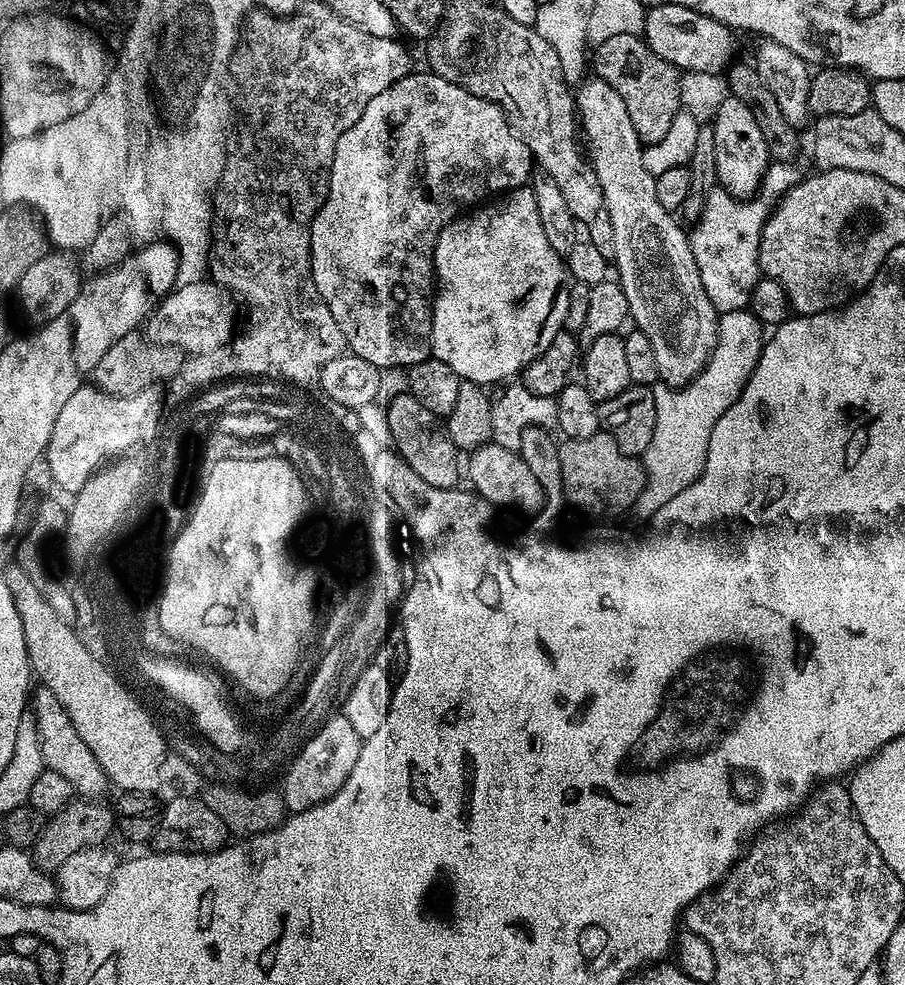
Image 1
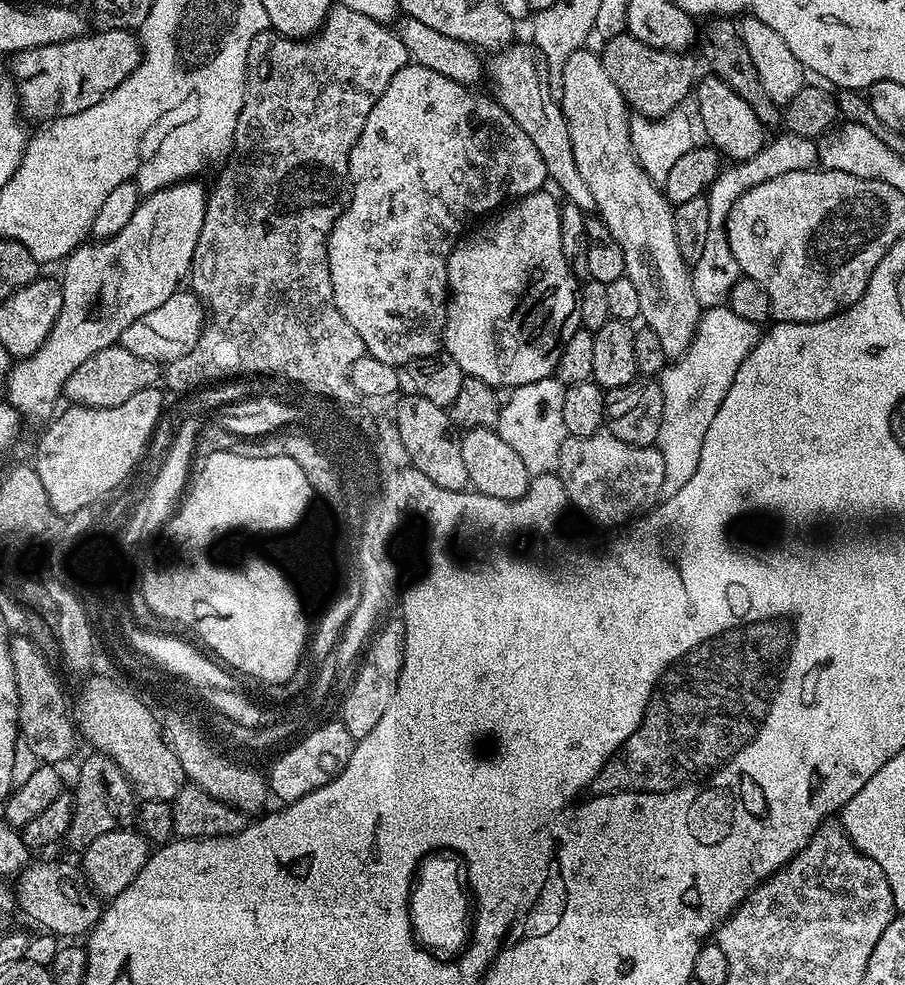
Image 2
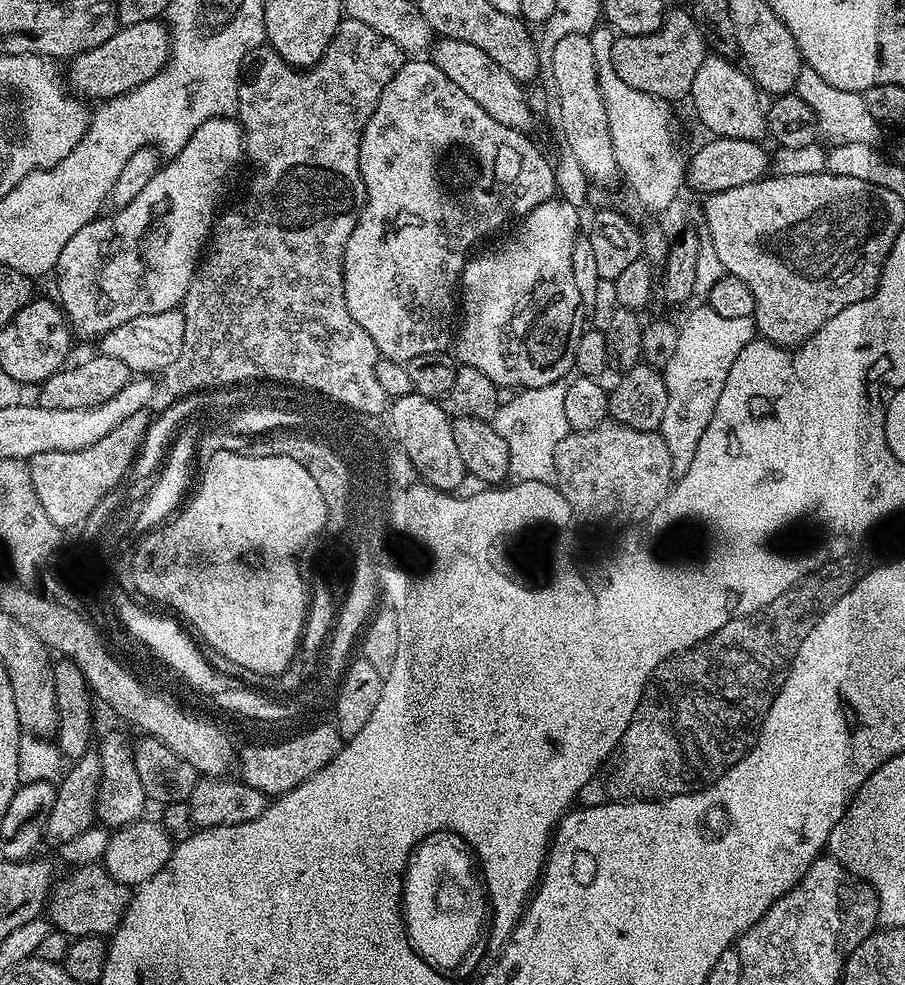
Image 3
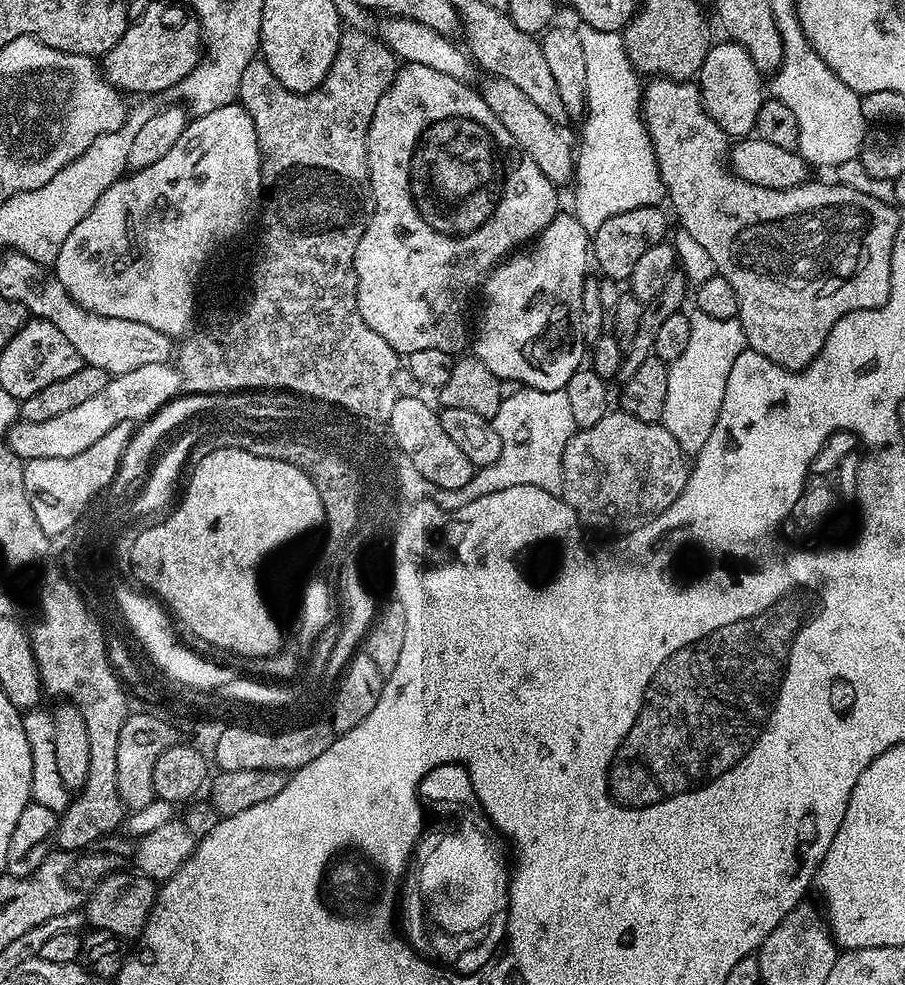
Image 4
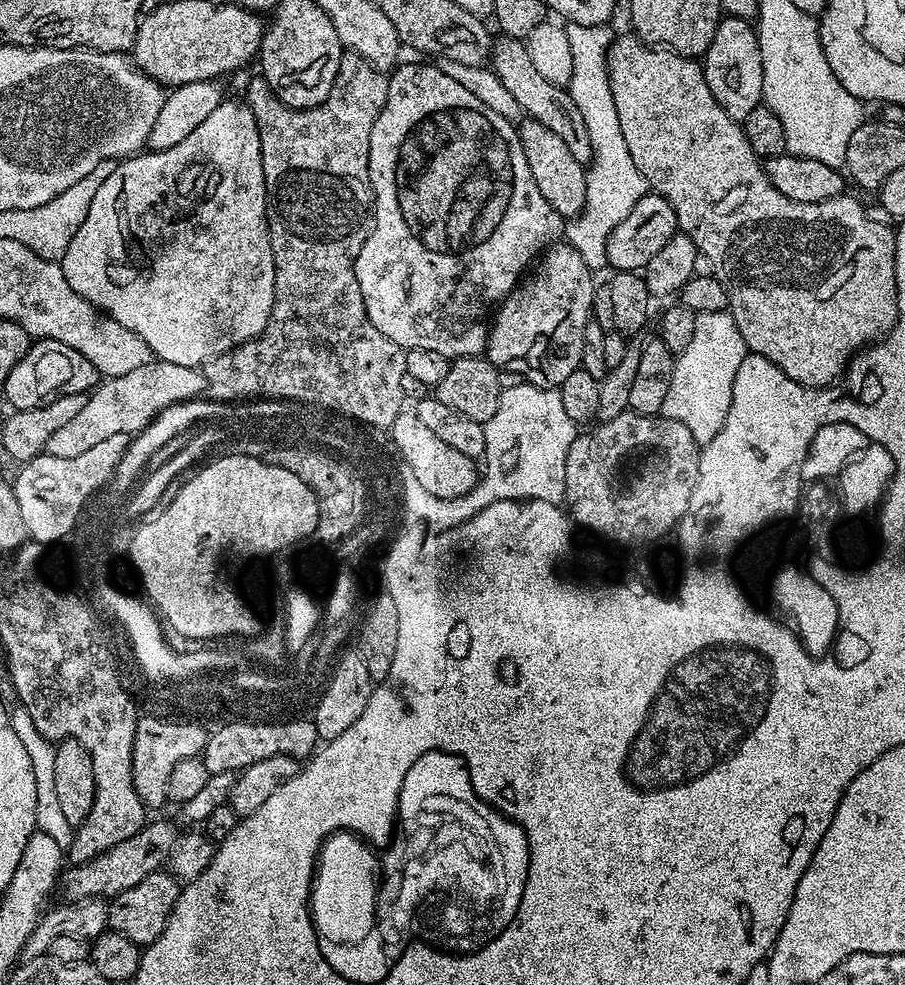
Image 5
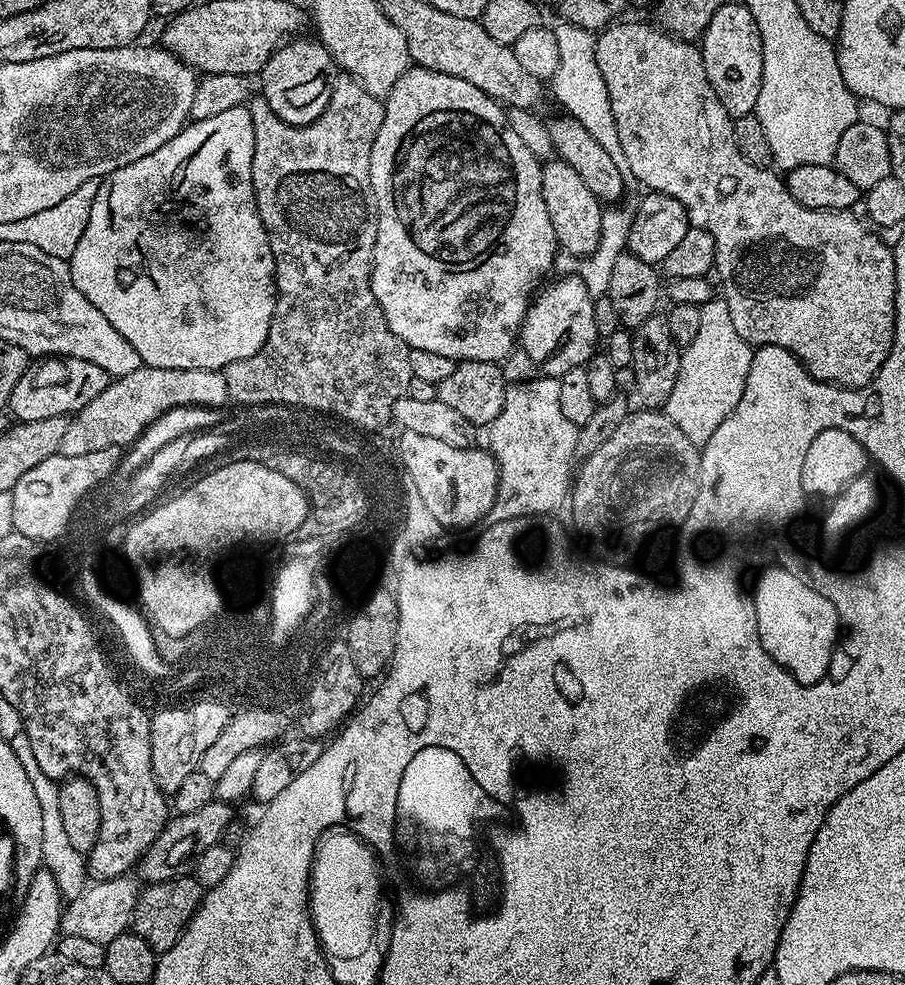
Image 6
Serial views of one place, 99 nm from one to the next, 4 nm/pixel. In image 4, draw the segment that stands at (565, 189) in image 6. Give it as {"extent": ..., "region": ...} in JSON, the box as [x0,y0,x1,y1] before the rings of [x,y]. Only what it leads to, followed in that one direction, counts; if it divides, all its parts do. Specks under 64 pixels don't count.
{"extent":[479,78,576,186],"region":[[[488,78],[484,85],[479,85],[480,97],[490,106],[490,114],[510,130],[510,138],[524,153],[527,163],[538,166],[542,174],[550,183],[563,186],[564,183],[573,179],[576,170],[576,157],[574,155],[574,144],[563,136],[561,129],[550,118],[546,118],[546,113],[534,103],[527,94],[522,94],[518,86],[511,85],[505,79]]]}

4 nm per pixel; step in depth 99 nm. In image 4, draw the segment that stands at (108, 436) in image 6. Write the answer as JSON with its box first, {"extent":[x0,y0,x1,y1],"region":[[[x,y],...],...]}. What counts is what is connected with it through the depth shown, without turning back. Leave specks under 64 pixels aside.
{"extent":[6,363,181,462],"region":[[[171,363],[138,366],[138,370],[130,370],[130,374],[111,377],[95,398],[58,414],[58,418],[48,418],[46,422],[17,422],[8,432],[6,443],[10,451],[25,462],[34,458],[74,458],[74,454],[82,454],[82,450],[94,446],[98,438],[114,430],[118,422],[144,422],[181,392],[180,374]]]}

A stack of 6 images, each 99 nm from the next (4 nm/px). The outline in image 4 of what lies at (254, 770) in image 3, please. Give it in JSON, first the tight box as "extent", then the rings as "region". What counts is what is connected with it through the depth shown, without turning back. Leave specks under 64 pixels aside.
{"extent":[214,725,333,774],"region":[[[332,725],[326,728],[310,726],[299,730],[299,732],[292,732],[292,735],[277,737],[265,736],[263,732],[258,736],[254,736],[248,726],[242,726],[242,728],[224,728],[216,736],[216,760],[214,756],[214,764],[222,772],[229,772],[230,770],[270,770],[271,772],[291,774],[297,768],[306,766],[306,762],[314,762],[314,758],[318,758],[318,754],[322,754],[322,750],[326,750],[332,745],[333,739]]]}

